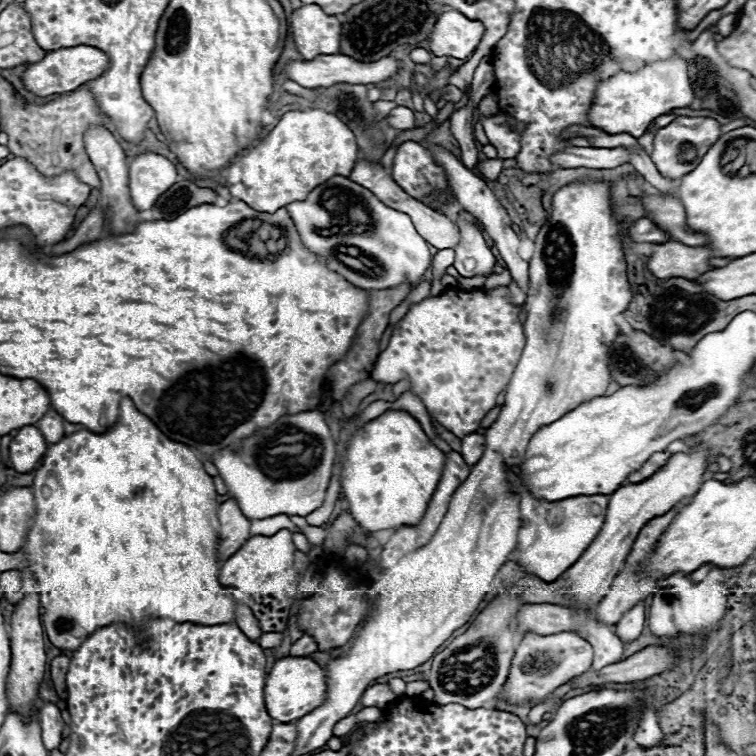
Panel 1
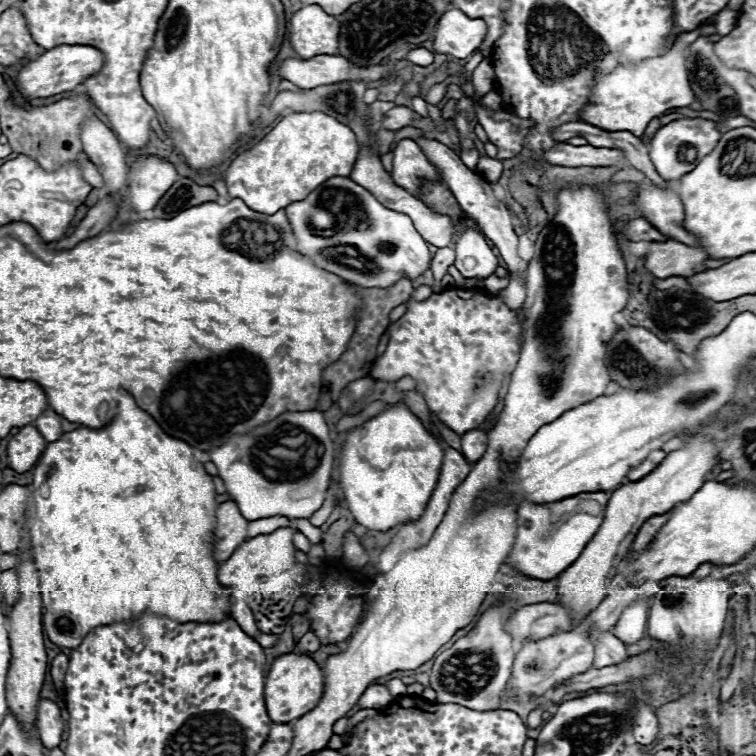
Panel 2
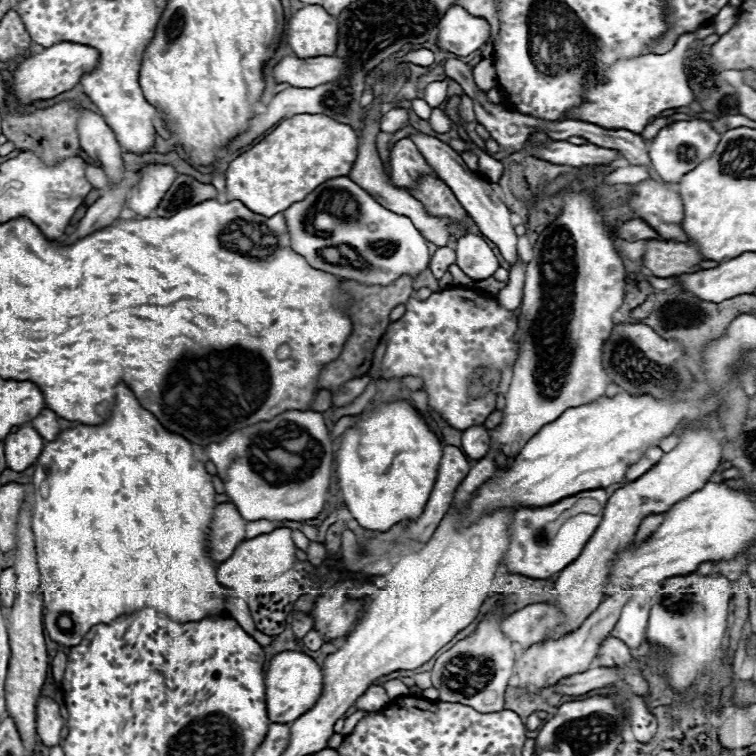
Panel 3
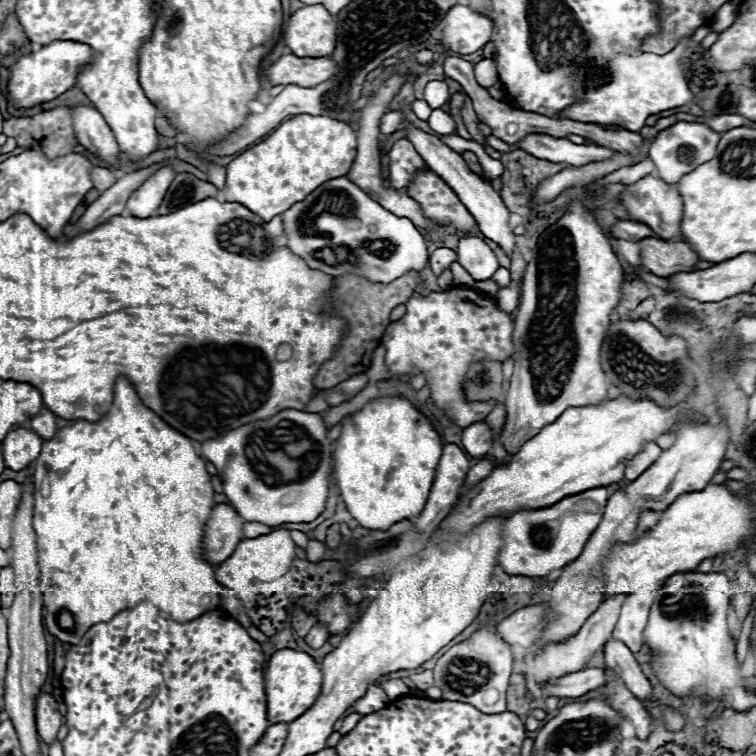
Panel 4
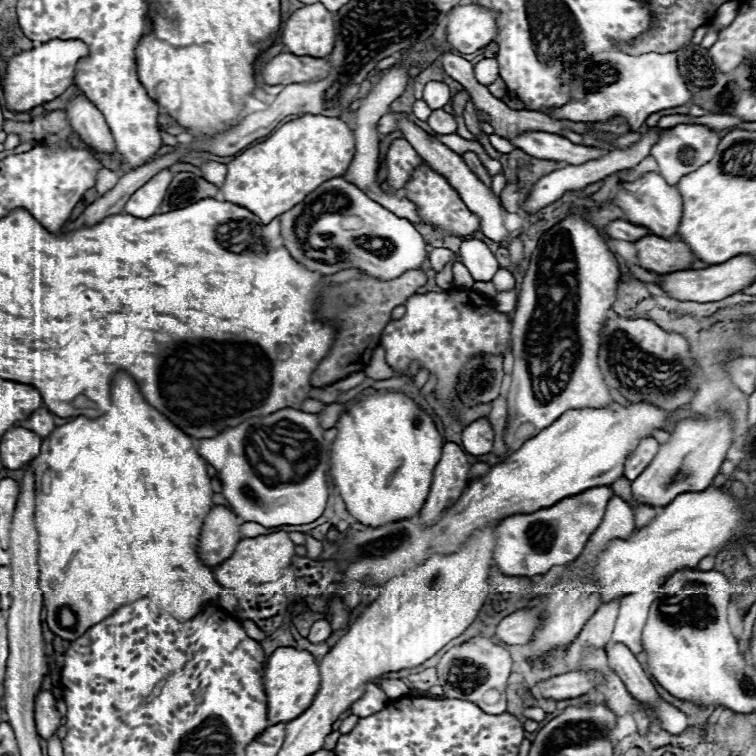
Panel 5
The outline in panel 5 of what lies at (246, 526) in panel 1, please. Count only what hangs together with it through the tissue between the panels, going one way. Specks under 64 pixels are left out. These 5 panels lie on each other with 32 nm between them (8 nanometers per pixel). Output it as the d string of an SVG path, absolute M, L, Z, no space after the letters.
M214 506L202 526L198 538L198 558L206 566L216 566L222 560L230 558L240 536L238 516L226 506Z

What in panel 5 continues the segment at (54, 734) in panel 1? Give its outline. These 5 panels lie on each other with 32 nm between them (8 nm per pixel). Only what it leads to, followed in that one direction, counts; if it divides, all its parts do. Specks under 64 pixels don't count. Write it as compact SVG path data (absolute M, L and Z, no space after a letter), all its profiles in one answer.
M40 690L36 696L36 706L34 706L34 716L36 716L36 728L42 738L50 738L56 734L62 718L56 710L56 698L48 690Z

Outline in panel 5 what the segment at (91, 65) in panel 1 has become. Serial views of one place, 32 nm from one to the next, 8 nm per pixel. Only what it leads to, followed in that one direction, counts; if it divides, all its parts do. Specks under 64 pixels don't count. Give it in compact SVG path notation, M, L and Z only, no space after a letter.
M48 40L30 50L14 54L6 64L4 74L4 108L10 112L28 112L34 106L54 100L74 82L76 62L88 54L86 44L78 40Z

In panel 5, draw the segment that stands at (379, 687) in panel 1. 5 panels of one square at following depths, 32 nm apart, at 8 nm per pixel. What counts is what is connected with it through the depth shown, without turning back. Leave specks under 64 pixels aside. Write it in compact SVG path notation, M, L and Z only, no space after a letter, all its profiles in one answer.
M370 682L370 684L366 686L364 696L362 696L360 700L356 700L356 702L350 706L350 712L352 712L354 716L366 718L366 716L372 716L374 712L382 710L382 708L386 706L386 702L388 702L386 694L384 694L376 684Z

